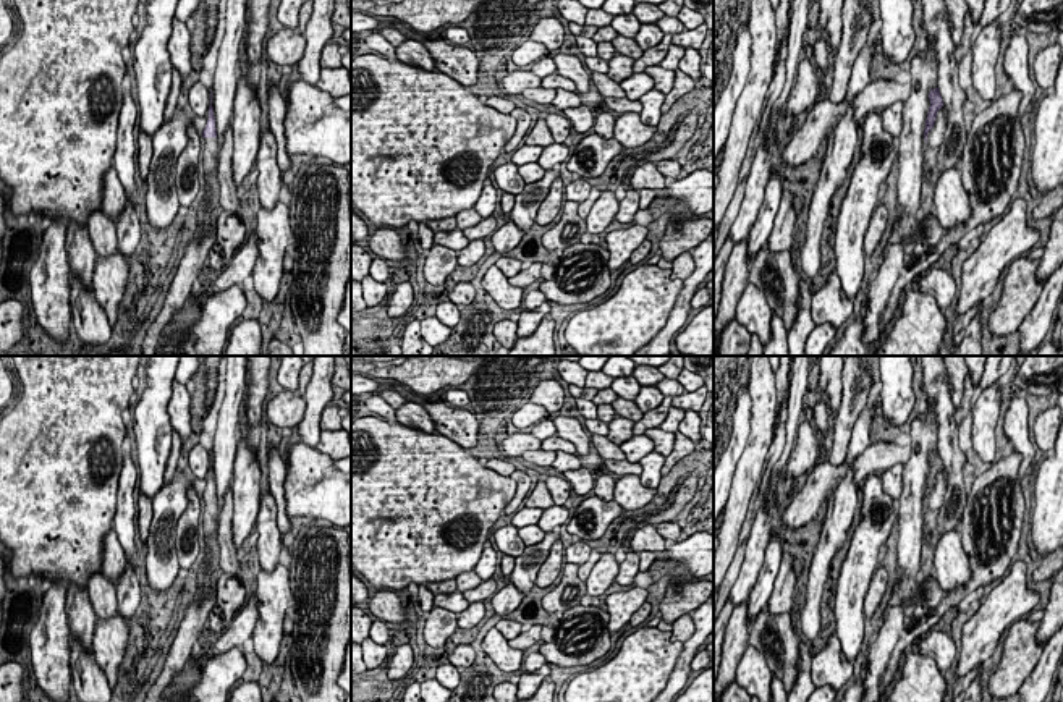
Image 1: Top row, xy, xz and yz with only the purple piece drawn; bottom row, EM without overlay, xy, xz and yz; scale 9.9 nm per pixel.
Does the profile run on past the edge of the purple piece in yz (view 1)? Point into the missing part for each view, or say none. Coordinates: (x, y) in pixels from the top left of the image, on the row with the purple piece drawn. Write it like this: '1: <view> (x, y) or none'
1: yz (935, 20)

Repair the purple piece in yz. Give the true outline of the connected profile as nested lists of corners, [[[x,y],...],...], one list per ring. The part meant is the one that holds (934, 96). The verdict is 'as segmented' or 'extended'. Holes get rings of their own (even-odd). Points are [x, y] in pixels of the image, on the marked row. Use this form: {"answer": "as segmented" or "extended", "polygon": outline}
{"answer": "extended", "polygon": [[[921,0],[922,23],[927,31],[927,44],[937,52],[937,87],[929,92],[929,113],[924,129],[922,152],[927,150],[927,134],[935,125],[937,112],[947,110],[947,129],[937,154],[935,167],[922,180],[921,188],[921,215],[930,215],[934,202],[934,189],[943,170],[956,168],[958,159],[963,155],[968,131],[964,125],[963,105],[966,91],[958,84],[958,61],[955,58],[955,42],[950,32],[950,19],[945,0]]]}

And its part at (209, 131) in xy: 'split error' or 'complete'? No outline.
split error

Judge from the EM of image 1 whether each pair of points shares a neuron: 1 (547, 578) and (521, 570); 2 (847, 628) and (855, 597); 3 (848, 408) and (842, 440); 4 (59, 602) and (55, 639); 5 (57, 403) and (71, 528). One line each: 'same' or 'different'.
1: different
2: same
3: same
4: same
5: same

